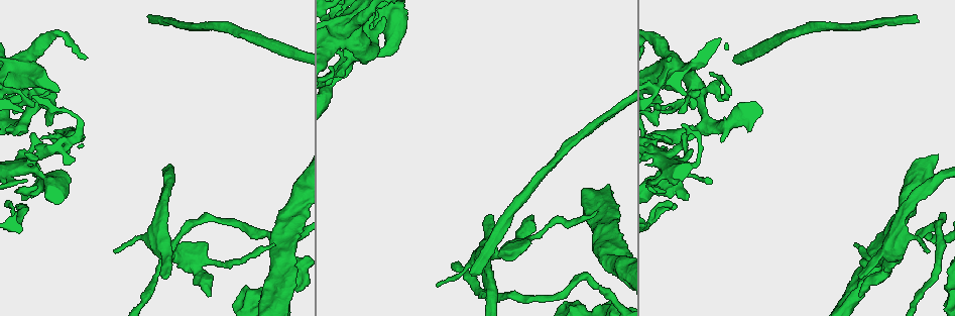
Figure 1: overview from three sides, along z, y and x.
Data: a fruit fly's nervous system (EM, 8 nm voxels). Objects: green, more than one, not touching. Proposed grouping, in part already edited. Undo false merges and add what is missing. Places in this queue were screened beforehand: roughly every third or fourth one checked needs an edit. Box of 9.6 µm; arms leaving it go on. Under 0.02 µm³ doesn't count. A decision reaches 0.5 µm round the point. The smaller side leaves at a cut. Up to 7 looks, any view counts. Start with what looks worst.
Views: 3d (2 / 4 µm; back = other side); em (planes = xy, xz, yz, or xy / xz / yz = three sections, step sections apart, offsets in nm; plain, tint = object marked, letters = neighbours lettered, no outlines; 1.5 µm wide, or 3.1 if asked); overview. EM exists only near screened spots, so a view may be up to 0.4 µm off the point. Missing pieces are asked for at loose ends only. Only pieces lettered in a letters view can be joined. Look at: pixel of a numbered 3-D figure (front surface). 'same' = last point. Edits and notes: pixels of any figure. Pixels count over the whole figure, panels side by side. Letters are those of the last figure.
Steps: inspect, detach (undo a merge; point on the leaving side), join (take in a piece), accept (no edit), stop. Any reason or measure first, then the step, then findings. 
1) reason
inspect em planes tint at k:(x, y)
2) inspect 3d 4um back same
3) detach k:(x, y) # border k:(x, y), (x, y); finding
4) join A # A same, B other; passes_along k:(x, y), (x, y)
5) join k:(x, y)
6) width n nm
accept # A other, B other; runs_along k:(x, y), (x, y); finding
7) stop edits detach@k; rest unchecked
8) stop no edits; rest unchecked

inspect em planes plain at 1:(917, 21)

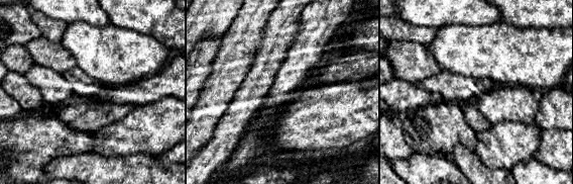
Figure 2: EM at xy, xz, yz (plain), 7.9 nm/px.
inspect em planes tint same

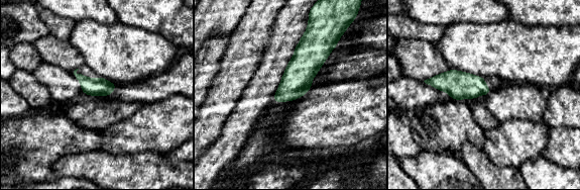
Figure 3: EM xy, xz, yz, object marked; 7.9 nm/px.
inspect em planes letters same

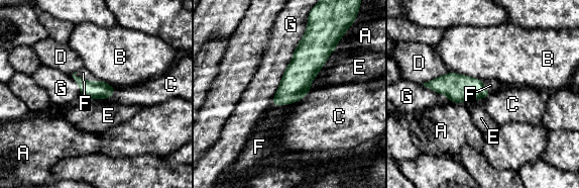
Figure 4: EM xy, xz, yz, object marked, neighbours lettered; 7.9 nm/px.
longest_contact G 650 nm
join F # A other, B other, C other, D other, E other, F same, G other; passes_along 4:(99, 89), (85, 79), (83, 73); the neuron continues

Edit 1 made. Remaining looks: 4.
redraw
inspect overview

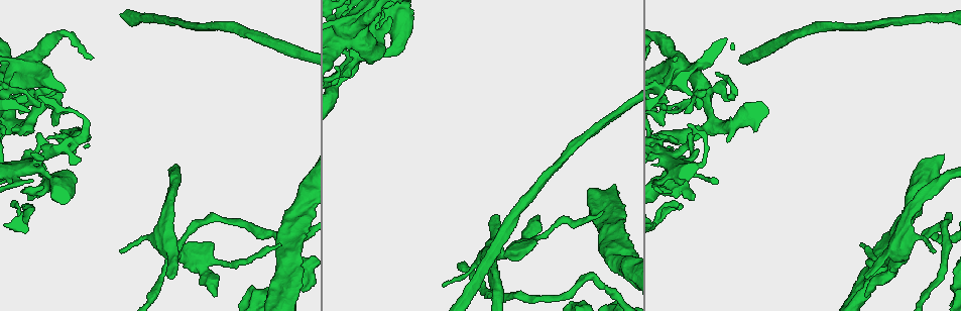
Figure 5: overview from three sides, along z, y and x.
inspect em planes plain at 5:(491, 216)

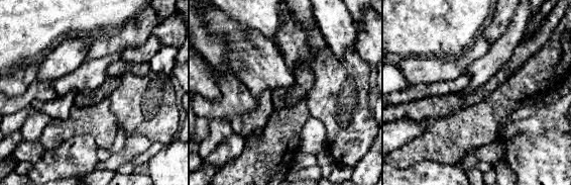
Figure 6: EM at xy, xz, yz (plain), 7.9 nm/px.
what lies round it
inspect em planes letters same

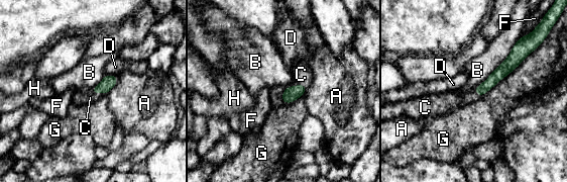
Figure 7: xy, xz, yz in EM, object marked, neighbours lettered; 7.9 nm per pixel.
join C # A other, B other, C same, D other, F other, G other, H other; passes_along 7:(291, 93), (298, 85), (301, 74); it goes on there

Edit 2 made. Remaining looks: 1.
stop edits join@4, join@7; rest unchecked

